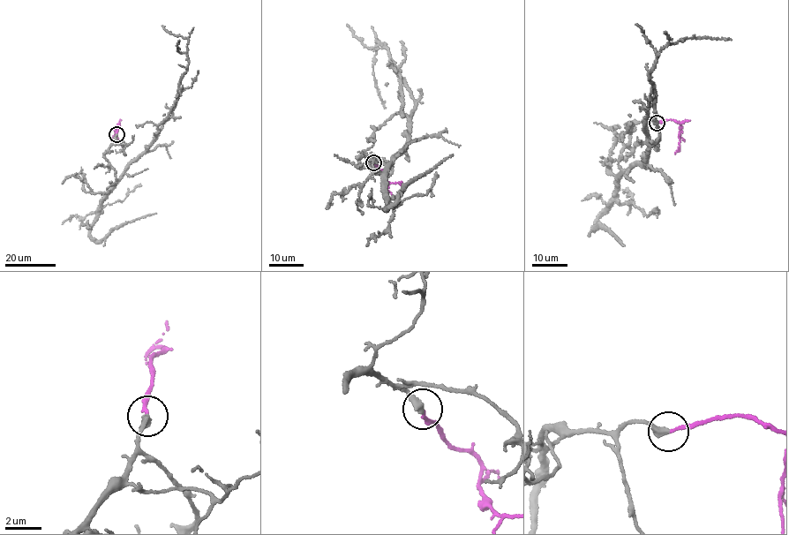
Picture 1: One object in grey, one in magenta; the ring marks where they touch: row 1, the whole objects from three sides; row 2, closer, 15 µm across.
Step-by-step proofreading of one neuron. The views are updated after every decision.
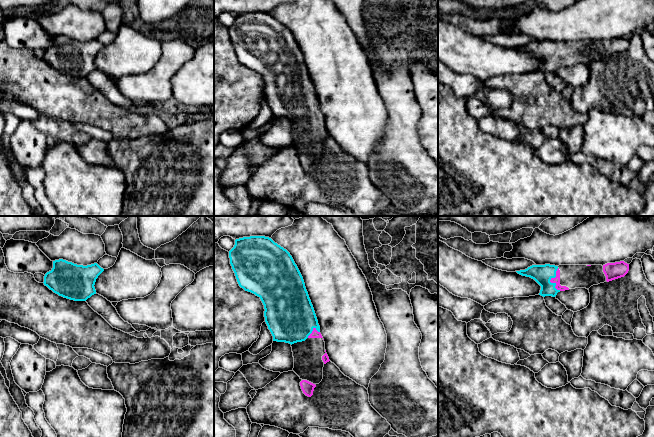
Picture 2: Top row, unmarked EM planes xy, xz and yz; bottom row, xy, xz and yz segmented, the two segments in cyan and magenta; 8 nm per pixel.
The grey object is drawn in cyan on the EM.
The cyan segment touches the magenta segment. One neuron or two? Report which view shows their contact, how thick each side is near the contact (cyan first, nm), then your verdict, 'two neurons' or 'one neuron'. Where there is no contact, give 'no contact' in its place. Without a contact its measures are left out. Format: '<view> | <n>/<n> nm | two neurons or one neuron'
yz | 160/50 nm | one neuron

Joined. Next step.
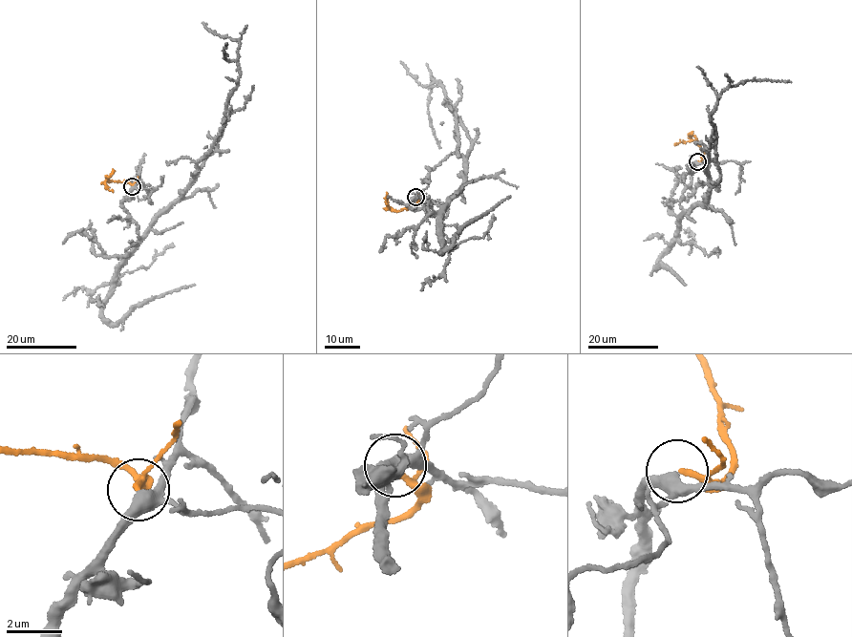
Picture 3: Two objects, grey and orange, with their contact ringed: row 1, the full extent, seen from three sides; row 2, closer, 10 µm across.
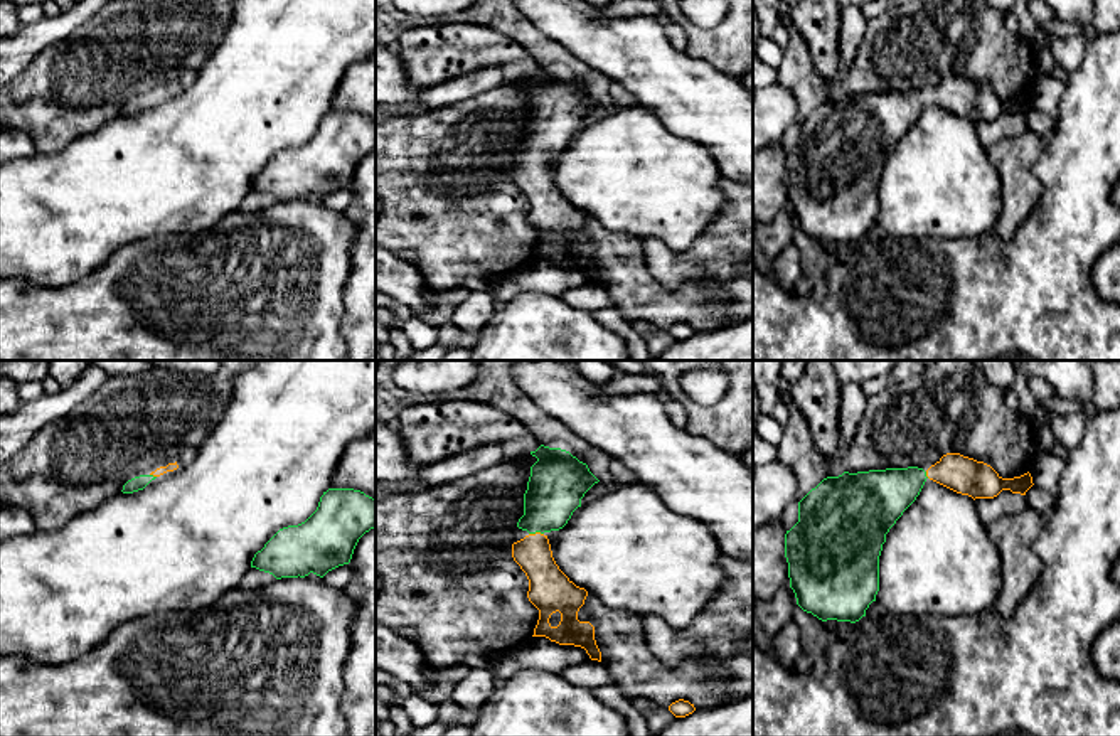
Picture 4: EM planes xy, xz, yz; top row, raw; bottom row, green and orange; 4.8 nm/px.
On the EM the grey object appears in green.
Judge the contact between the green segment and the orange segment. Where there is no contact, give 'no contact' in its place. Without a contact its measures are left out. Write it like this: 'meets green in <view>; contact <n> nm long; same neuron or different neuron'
meets green in xz; contact 70 nm long; same neuron

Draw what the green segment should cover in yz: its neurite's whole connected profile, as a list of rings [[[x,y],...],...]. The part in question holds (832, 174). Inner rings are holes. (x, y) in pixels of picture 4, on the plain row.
[[[960,76],[943,77],[926,94],[908,89],[824,101],[798,125],[798,145],[785,157],[790,211],[803,234],[822,244],[866,239],[879,214],[886,157],[928,101],[973,123],[1002,113],[1026,118],[1034,108],[1029,94],[1002,101]]]

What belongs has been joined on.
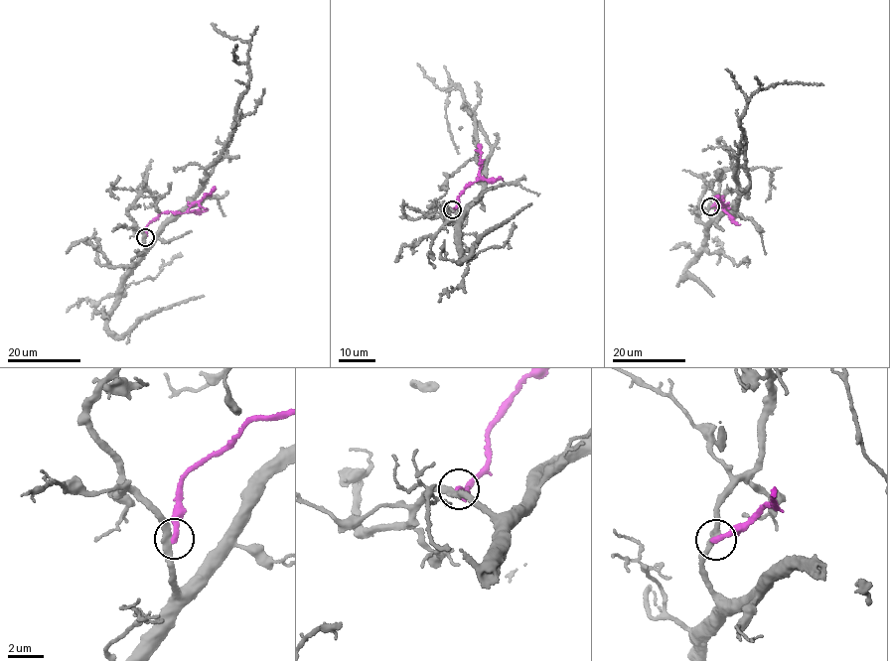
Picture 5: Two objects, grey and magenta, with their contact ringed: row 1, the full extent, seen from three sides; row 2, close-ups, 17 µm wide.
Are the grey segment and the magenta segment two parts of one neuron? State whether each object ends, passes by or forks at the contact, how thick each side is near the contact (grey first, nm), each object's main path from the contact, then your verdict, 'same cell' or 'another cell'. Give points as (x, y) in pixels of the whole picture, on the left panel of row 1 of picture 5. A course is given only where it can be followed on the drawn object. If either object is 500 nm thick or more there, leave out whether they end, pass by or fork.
grey passes by; magenta ends; calibres 340 and 320 nm; course grey (145, 237), (145, 247), (152, 246), (224, 155), (239, 96), (246, 89), (248, 43), (228, 37), (212, 23); course magenta (145, 237), (147, 224), (159, 214), (186, 211), (215, 187); another cell

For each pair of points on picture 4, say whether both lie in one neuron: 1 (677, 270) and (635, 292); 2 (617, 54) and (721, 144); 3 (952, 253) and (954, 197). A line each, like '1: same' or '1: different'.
1: different
2: same
3: different

